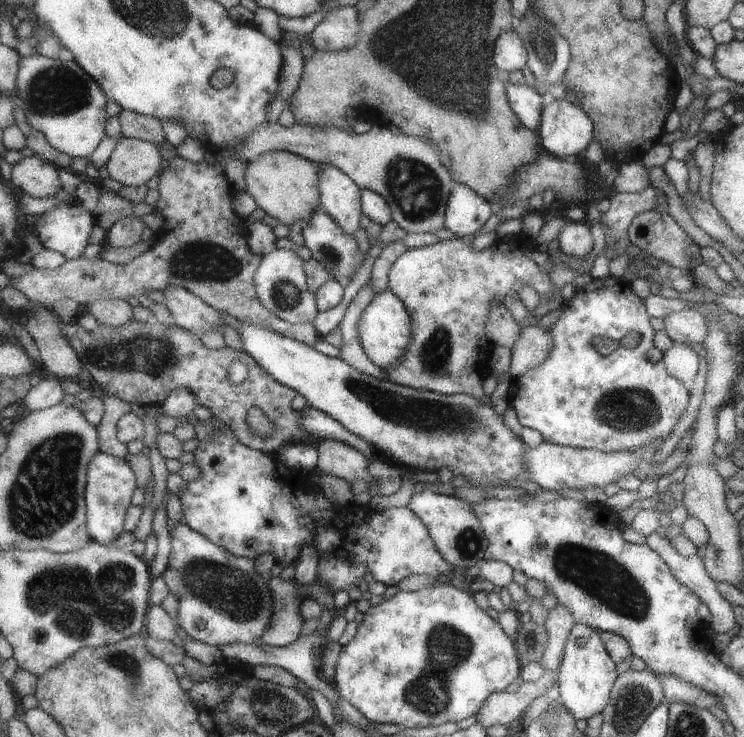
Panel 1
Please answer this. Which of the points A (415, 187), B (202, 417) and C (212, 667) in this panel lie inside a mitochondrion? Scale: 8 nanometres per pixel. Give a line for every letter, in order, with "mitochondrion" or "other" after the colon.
A: mitochondrion
B: other
C: other

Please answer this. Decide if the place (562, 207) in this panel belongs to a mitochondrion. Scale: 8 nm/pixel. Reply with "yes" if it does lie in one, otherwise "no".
no

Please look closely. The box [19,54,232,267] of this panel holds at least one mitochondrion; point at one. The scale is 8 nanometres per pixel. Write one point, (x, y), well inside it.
(55, 92)

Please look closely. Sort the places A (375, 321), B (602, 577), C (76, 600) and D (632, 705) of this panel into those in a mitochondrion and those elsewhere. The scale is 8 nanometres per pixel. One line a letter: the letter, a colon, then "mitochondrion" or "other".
A: other
B: mitochondrion
C: mitochondrion
D: mitochondrion

